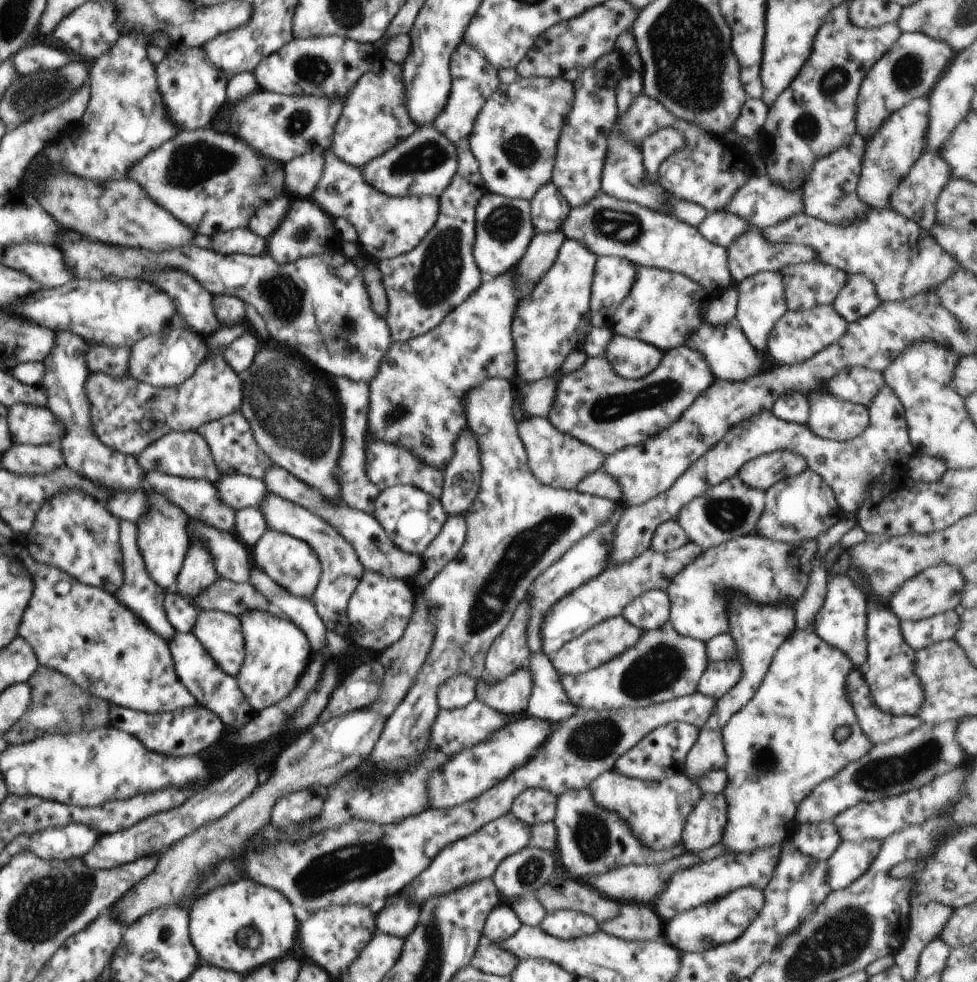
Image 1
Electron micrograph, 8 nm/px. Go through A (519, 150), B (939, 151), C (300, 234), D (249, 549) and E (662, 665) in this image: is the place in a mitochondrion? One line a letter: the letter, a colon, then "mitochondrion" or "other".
A: mitochondrion
B: other
C: mitochondrion
D: other
E: mitochondrion

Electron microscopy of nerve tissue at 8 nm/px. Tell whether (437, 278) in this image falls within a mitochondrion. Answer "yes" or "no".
yes

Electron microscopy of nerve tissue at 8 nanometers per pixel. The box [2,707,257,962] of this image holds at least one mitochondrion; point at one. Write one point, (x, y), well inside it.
(47, 904)

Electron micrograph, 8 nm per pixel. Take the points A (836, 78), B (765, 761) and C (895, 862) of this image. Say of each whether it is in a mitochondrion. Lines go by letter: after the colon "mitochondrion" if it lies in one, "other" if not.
A: mitochondrion
B: mitochondrion
C: other

